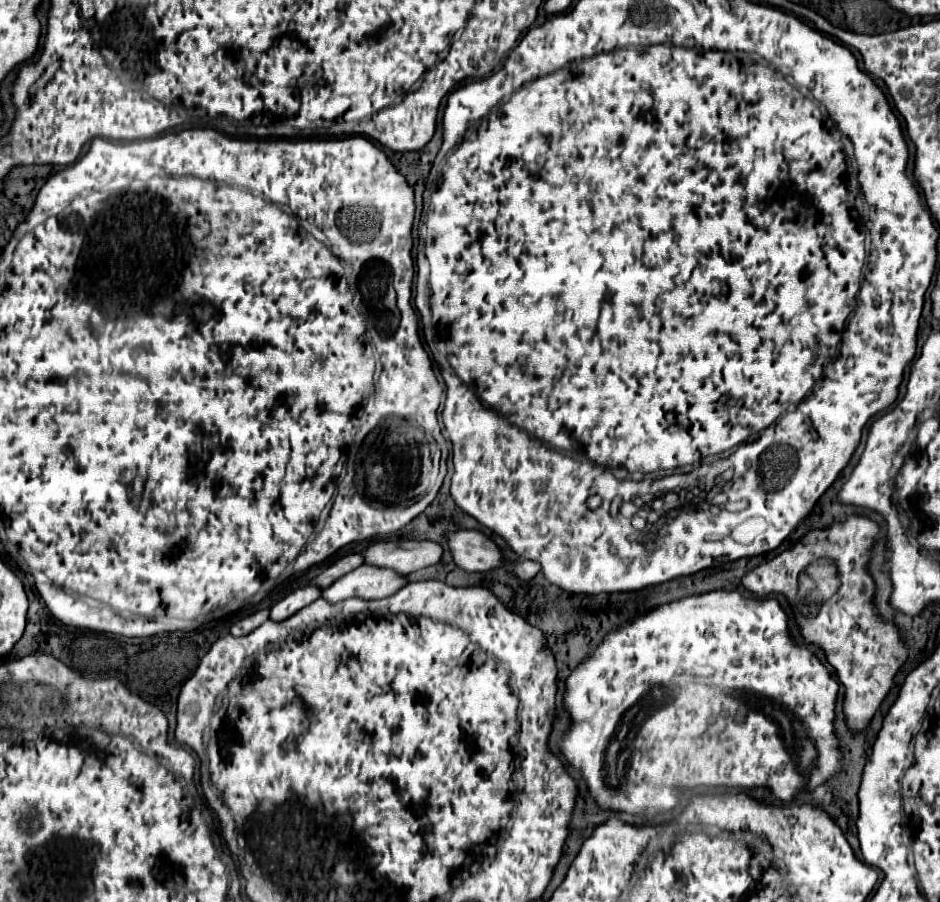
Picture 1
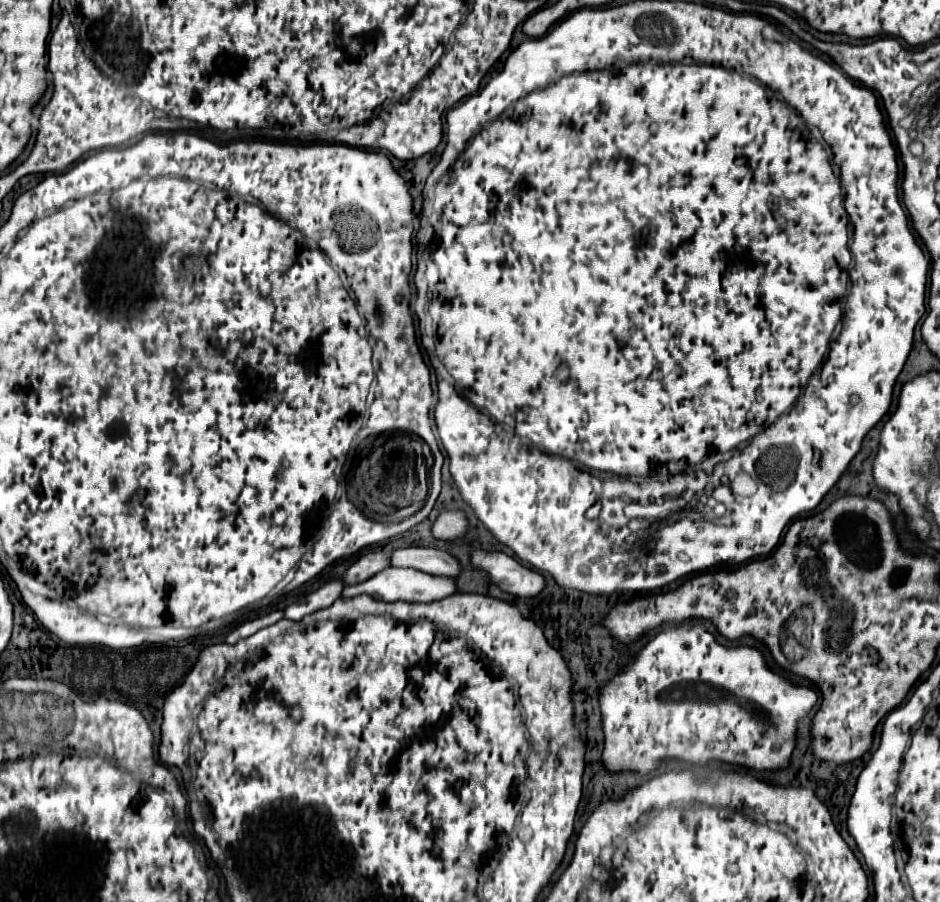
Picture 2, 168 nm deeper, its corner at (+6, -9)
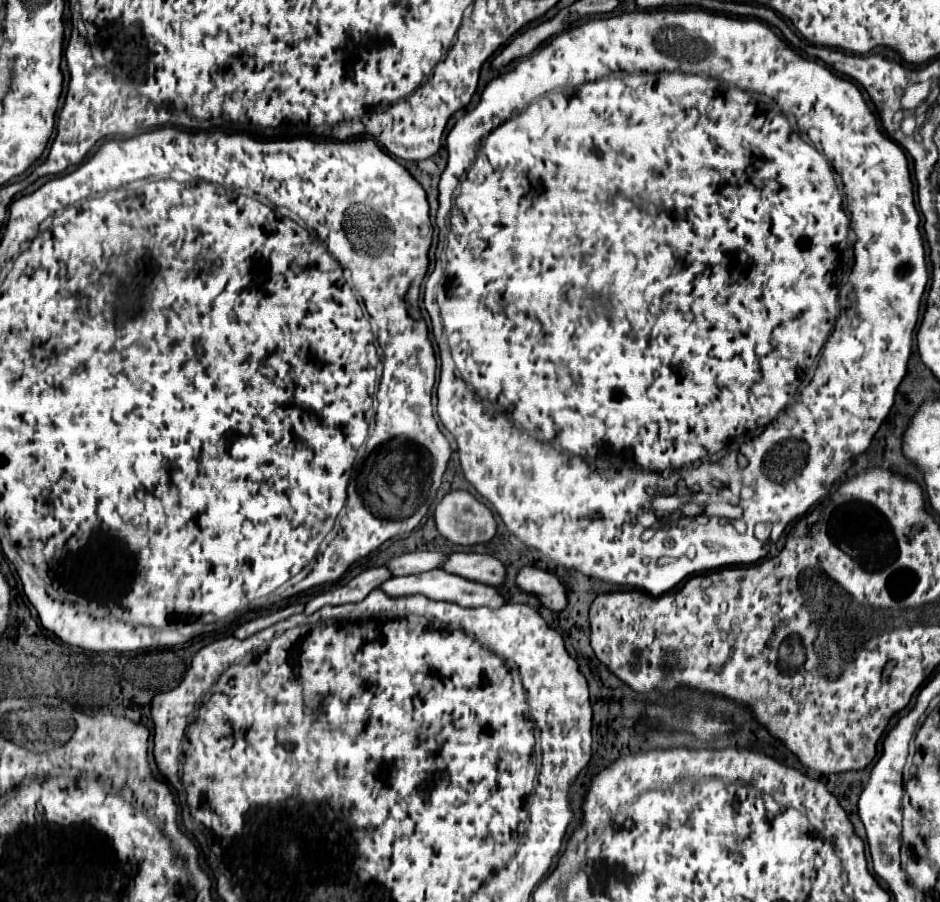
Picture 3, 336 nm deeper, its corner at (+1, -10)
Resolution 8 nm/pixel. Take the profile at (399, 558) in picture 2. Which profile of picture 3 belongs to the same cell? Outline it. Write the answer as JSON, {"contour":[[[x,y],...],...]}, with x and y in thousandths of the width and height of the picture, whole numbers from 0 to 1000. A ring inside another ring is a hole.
{"contour":[[[482,612],[478,619],[469,625],[469,632],[478,636],[493,639],[503,645],[529,650],[537,643],[537,630],[535,625],[518,614],[503,614],[503,612]]]}

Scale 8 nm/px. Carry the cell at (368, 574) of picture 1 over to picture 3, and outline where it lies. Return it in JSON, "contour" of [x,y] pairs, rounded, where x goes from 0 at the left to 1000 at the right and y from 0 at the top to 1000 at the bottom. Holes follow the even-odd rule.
{"contour":[[[456,632],[456,634],[448,634],[448,636],[437,636],[437,639],[414,641],[412,645],[407,645],[403,650],[403,654],[407,654],[412,661],[420,661],[420,663],[448,659],[456,665],[484,667],[484,670],[490,670],[495,674],[505,674],[505,672],[520,672],[522,674],[522,672],[535,672],[537,670],[537,665],[531,661],[529,652],[518,650],[518,647],[507,647],[503,643],[497,643],[497,641],[488,641],[484,636],[476,636],[471,632]]]}

